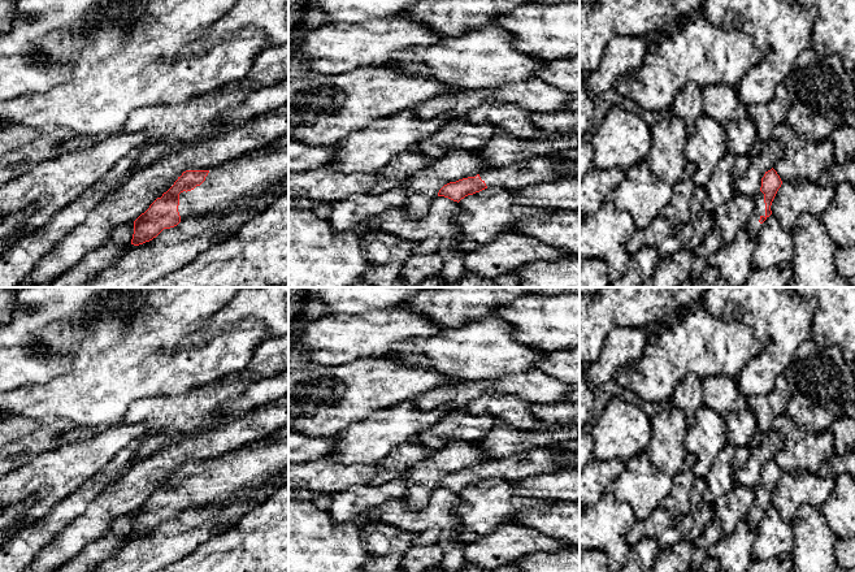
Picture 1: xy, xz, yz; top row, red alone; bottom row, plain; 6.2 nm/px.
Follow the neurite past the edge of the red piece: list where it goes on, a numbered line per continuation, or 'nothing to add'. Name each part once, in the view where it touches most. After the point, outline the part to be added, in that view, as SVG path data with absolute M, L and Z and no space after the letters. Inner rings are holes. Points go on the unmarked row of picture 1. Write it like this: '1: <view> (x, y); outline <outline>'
1: xy (252, 466); outline M288 426L266 441L212 459L200 477L181 484L181 512L190 507L204 508L285 472L288 472Z

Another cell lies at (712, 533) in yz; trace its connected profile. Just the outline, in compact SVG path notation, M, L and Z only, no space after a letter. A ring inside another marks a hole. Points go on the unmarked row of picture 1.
M713 516L712 521L706 526L700 538L694 543L694 555L691 559L691 571L698 571L704 559L708 556L707 551L711 546L713 546L722 537L721 524L716 516Z

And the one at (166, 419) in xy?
M242 376L238 380L222 382L220 385L211 384L201 389L195 389L187 394L166 398L144 398L134 403L127 421L142 421L147 426L144 433L146 441L143 443L143 455L147 452L157 451L166 447L170 442L178 439L181 436L196 436L203 429L212 426L214 422L221 421L223 416L217 408L226 400L233 399L243 393L255 384L264 378L264 376Z

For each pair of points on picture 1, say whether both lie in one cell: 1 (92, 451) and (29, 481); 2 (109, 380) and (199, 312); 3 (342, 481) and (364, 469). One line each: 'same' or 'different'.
1: same
2: same
3: same

